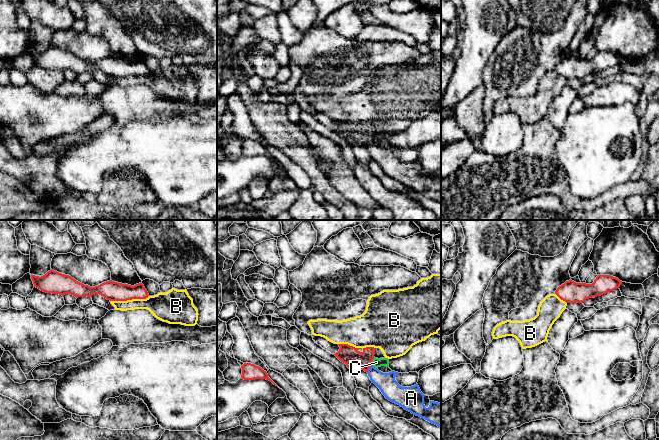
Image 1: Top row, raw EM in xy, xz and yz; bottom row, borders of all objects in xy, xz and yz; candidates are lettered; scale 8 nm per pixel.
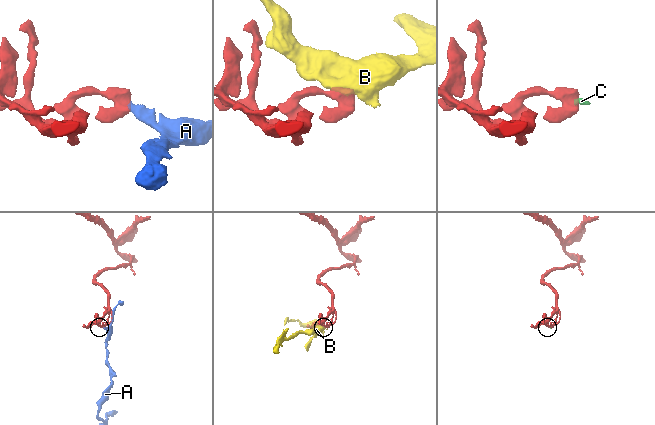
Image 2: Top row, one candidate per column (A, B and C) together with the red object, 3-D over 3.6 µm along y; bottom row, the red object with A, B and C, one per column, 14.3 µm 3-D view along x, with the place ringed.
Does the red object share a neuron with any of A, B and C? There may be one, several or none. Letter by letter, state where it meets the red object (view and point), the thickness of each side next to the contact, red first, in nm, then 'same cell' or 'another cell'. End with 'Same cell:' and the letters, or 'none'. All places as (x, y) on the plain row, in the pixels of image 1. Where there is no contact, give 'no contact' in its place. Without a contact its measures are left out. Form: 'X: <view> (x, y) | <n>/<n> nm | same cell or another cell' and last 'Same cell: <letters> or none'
A: xz (369, 144) | 140/150 nm | another cell
B: xy (129, 75) | 160/180 nm | another cell
C: xz (372, 136) | 140/70 nm | another cell
Same cell: none

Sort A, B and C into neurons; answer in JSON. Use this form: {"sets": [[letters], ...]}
{"sets": [["A", "B", "C"]]}

